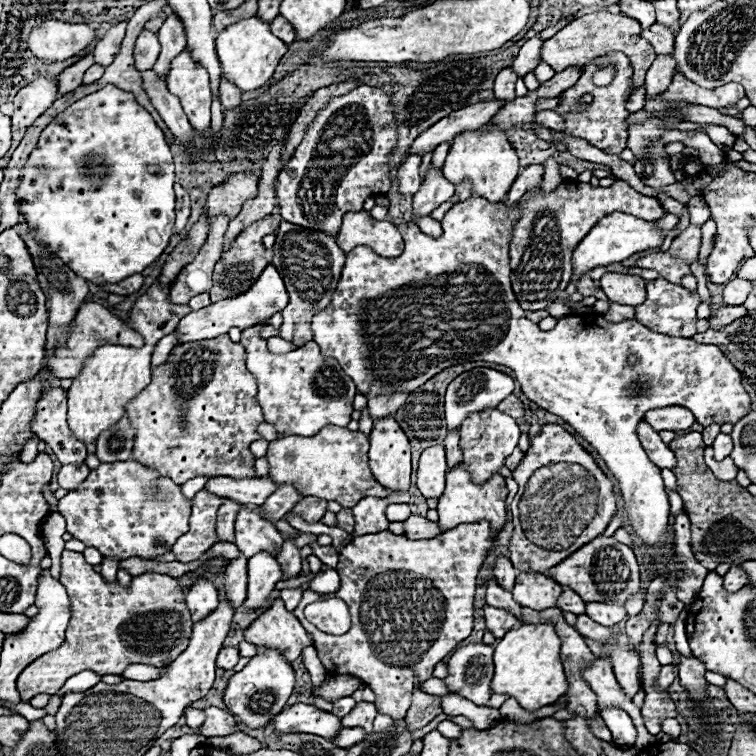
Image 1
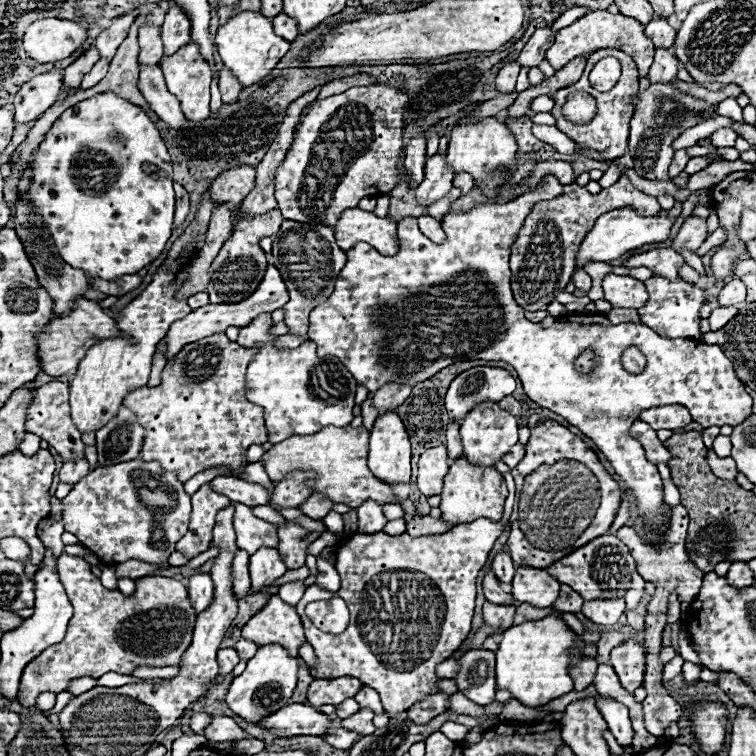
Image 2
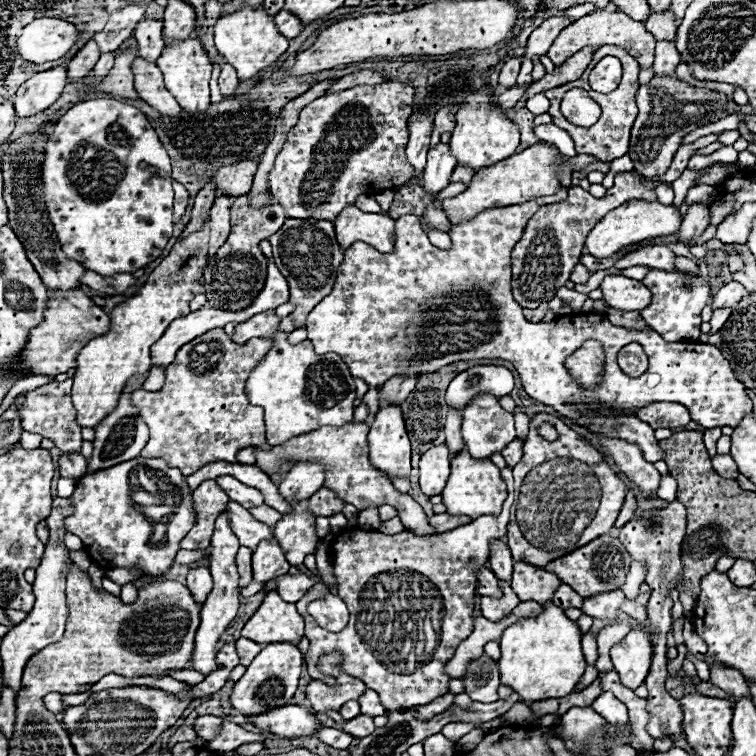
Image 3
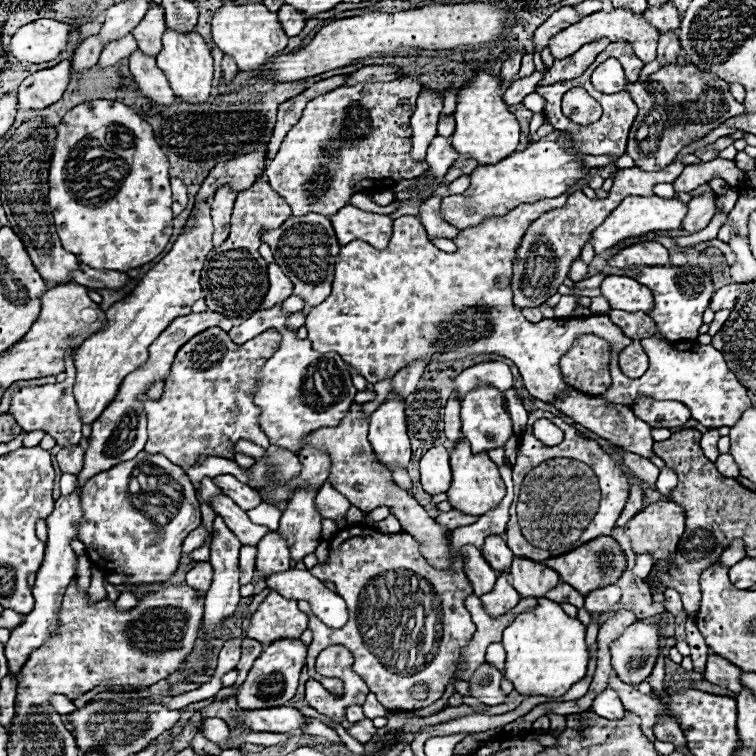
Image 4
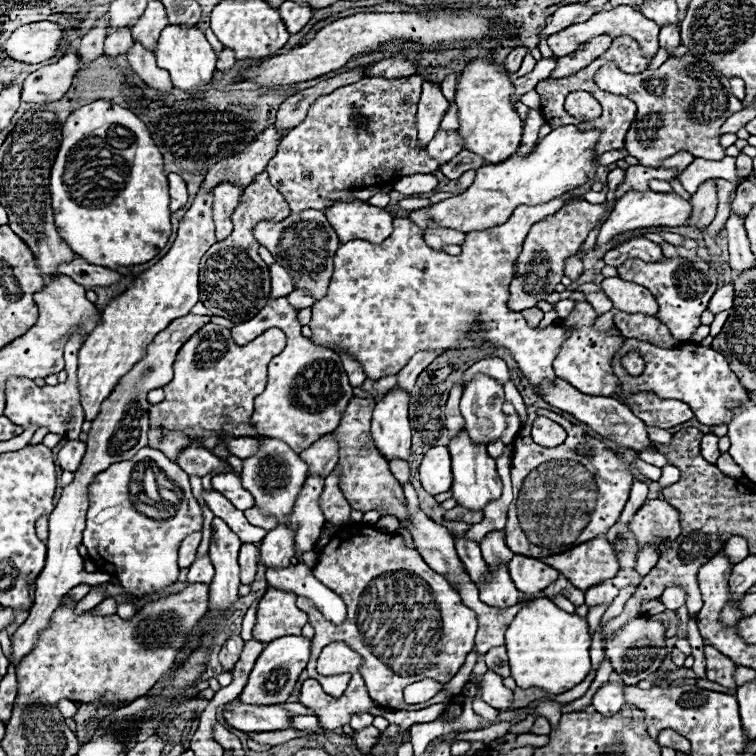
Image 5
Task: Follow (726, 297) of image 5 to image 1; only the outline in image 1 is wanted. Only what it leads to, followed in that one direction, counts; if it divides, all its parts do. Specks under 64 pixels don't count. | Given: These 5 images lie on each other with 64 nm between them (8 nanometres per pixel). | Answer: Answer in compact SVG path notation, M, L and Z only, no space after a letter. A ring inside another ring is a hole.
M734 278L734 280L730 280L726 284L726 288L722 292L722 302L726 306L740 306L740 304L744 304L746 296L750 294L750 290L752 290L752 286L750 286L748 280Z

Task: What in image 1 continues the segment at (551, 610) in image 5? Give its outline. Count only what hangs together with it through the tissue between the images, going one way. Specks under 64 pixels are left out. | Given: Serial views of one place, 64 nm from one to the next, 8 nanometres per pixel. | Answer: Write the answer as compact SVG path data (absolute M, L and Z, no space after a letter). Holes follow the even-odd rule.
M522 624L508 630L498 642L494 652L496 672L492 680L492 692L508 694L520 702L522 708L534 712L542 706L554 704L560 696L568 692L568 680L564 676L560 660L562 640L558 638L554 624Z

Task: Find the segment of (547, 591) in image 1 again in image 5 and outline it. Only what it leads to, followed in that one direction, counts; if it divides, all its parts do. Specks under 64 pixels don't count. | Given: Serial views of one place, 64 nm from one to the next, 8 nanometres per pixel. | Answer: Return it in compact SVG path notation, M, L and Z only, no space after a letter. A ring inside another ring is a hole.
M516 554L508 562L508 570L510 570L510 578L514 580L516 588L530 596L536 596L538 592L542 592L548 584L552 584L558 578L558 570L544 566L544 562L536 558L528 558L520 554Z

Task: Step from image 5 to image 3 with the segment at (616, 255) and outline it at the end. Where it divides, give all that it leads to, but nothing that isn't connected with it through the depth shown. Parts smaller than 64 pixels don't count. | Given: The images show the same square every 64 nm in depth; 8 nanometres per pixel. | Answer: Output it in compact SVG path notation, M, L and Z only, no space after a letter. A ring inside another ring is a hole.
M656 244L656 246L646 246L646 248L638 248L638 250L632 250L628 254L624 254L620 260L616 260L616 268L624 270L624 268L630 268L630 266L648 266L648 268L656 268L656 270L674 270L674 260L676 260L676 254L662 246L662 244Z

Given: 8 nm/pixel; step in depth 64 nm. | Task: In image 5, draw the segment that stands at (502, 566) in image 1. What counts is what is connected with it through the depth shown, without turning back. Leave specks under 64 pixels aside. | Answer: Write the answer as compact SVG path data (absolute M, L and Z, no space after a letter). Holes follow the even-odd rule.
M502 530L488 532L486 538L480 542L480 548L482 548L482 556L484 556L486 564L490 564L490 566L500 564L500 562L508 562L508 558L512 558L512 552L506 546Z

